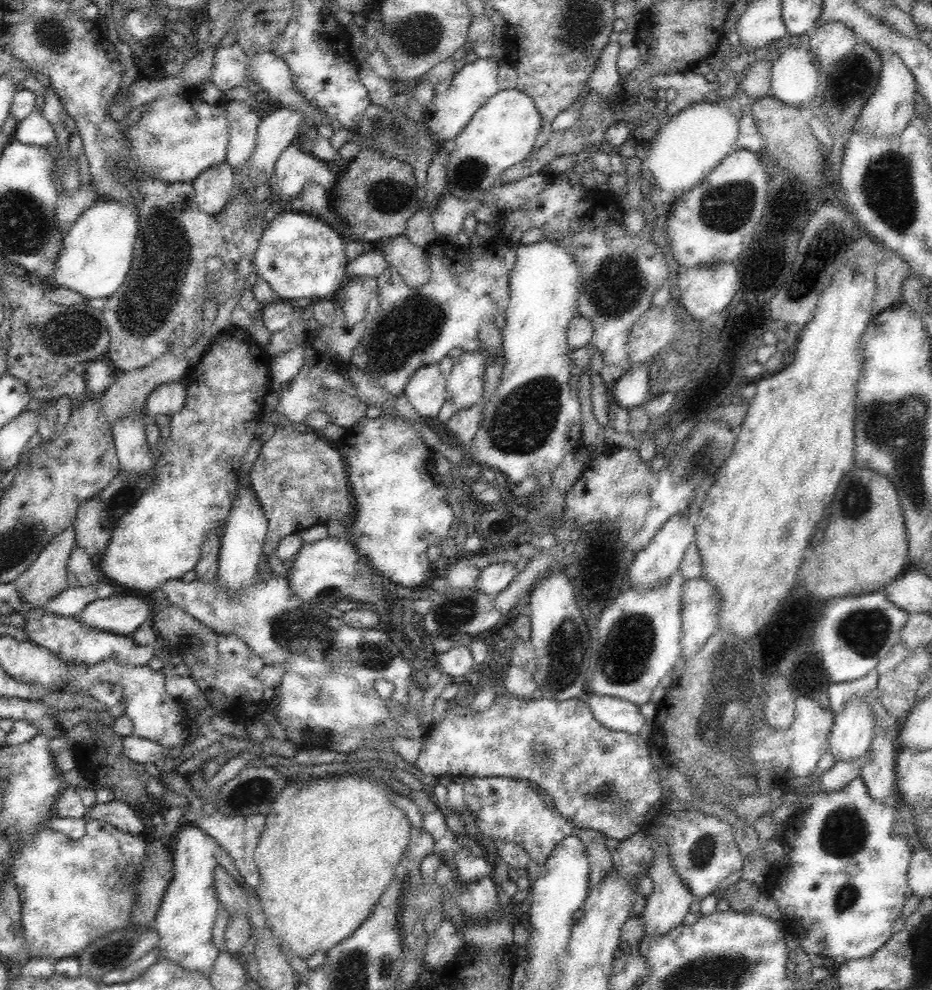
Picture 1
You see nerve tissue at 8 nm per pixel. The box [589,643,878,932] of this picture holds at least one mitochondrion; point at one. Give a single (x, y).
(843, 832)

